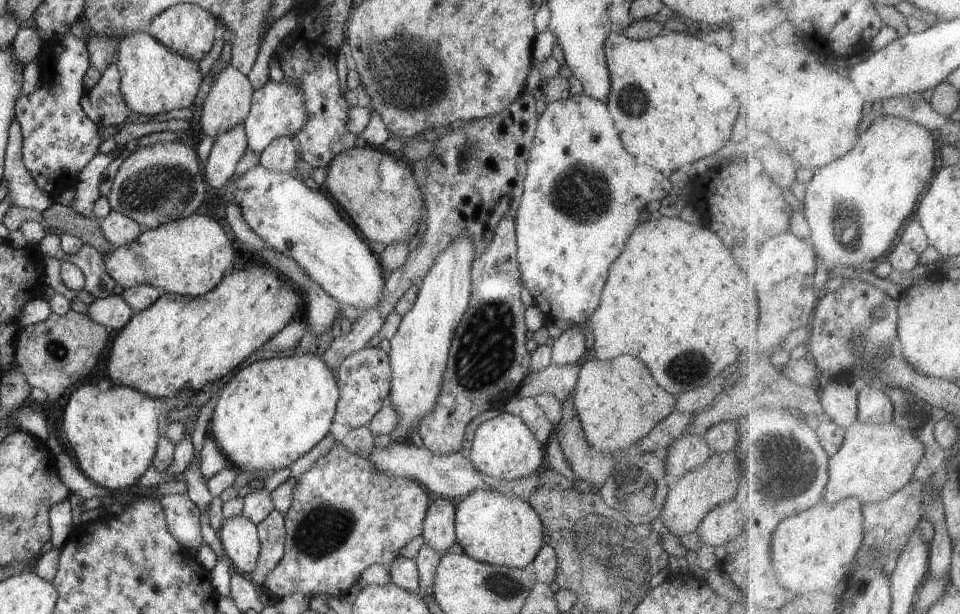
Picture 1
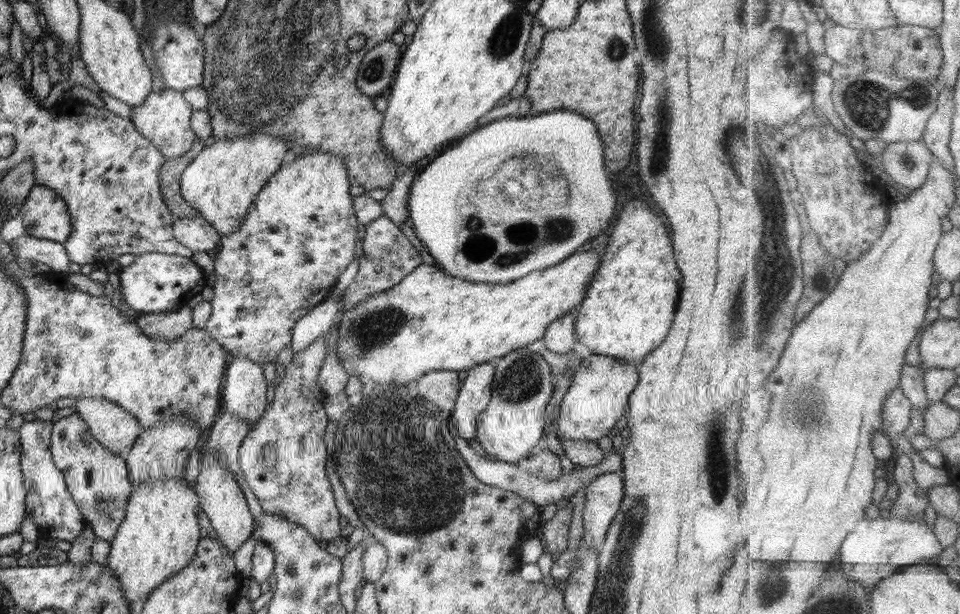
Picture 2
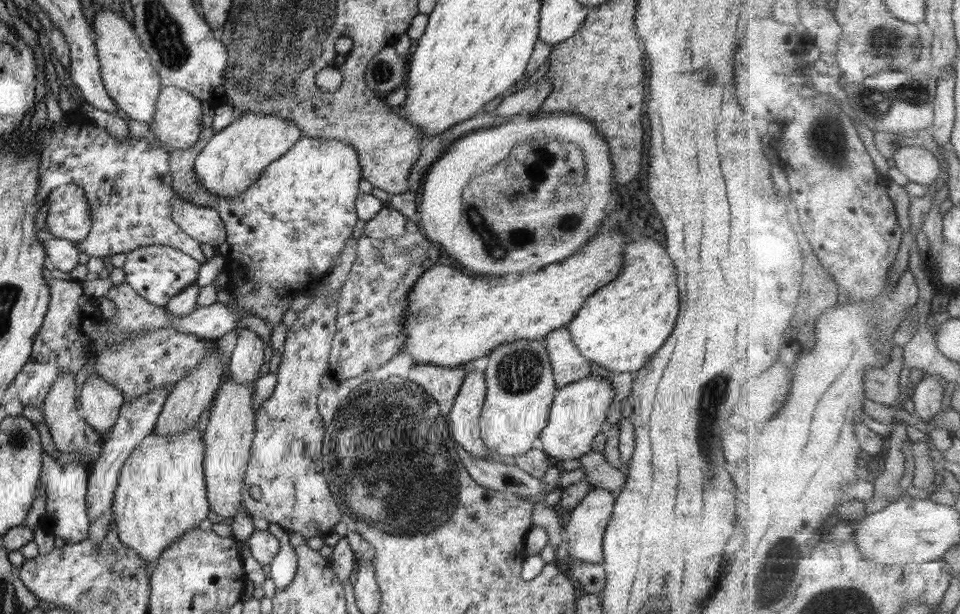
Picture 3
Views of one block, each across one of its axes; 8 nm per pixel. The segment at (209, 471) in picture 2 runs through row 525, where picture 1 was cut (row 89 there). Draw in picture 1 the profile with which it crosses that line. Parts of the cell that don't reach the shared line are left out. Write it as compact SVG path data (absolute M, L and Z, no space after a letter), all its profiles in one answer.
M229 65L216 76L202 107L200 126L212 138L243 124L254 92L247 75Z

